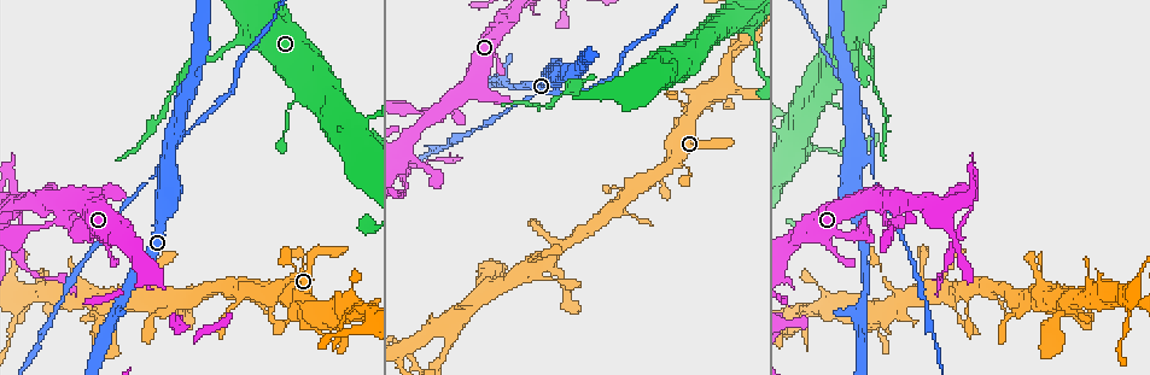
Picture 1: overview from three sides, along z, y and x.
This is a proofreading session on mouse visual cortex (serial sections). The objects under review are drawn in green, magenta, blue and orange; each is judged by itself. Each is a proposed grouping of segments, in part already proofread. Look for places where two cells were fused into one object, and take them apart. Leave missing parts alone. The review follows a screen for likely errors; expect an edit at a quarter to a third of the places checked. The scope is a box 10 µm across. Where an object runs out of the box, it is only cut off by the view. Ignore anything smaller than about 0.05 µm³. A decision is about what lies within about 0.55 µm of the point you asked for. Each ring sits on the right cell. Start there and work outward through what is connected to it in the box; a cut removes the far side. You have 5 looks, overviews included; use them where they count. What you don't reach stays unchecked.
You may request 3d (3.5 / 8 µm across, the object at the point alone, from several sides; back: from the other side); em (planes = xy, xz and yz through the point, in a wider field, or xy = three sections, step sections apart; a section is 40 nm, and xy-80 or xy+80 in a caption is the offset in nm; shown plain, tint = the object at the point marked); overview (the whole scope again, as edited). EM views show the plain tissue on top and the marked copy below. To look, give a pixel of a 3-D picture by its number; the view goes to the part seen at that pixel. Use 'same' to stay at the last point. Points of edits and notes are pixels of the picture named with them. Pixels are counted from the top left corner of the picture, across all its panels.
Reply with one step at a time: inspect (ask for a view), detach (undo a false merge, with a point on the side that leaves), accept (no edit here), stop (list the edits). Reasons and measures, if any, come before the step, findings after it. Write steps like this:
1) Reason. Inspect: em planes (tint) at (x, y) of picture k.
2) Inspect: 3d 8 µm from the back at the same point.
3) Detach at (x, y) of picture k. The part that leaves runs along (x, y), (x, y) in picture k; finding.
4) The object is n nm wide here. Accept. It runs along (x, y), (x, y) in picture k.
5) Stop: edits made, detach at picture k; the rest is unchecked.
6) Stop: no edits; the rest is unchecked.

Inspect: 3d 3.5 µm at (728, 75) of picture 1.

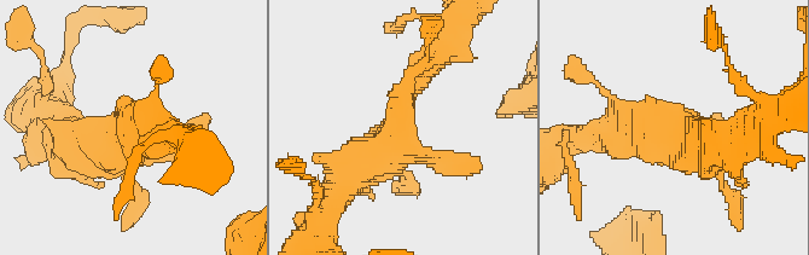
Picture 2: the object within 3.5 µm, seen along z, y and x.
Inspect: em xy step 5 (tint) at (400, 121) of picture 2.

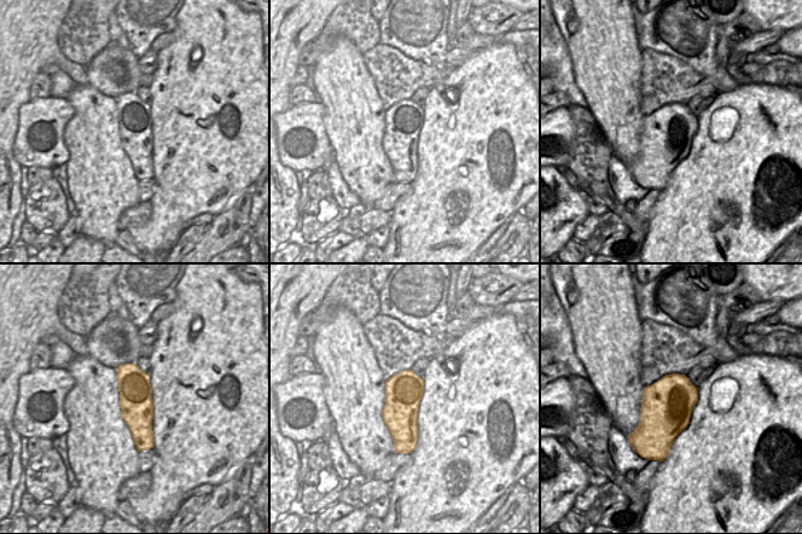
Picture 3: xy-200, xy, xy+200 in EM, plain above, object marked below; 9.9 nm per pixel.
Accept. It runs along (333, 193), (396, 138), (419, 76) in picture 2; one cell here.

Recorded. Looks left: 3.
Sudden change in width. Inspect: 3d 3.5 µm at (408, 355) of picture 1.

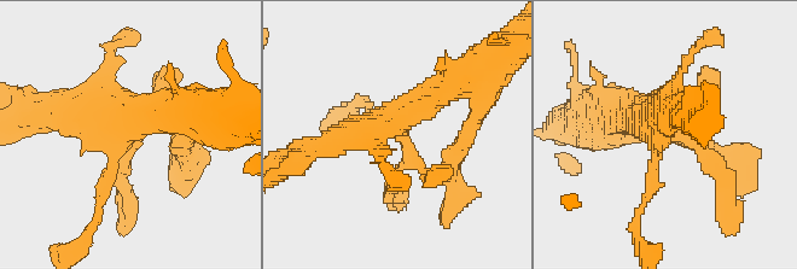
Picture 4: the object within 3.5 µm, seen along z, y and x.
Inspect: em planes (tint) at (127, 130) of picture 4.

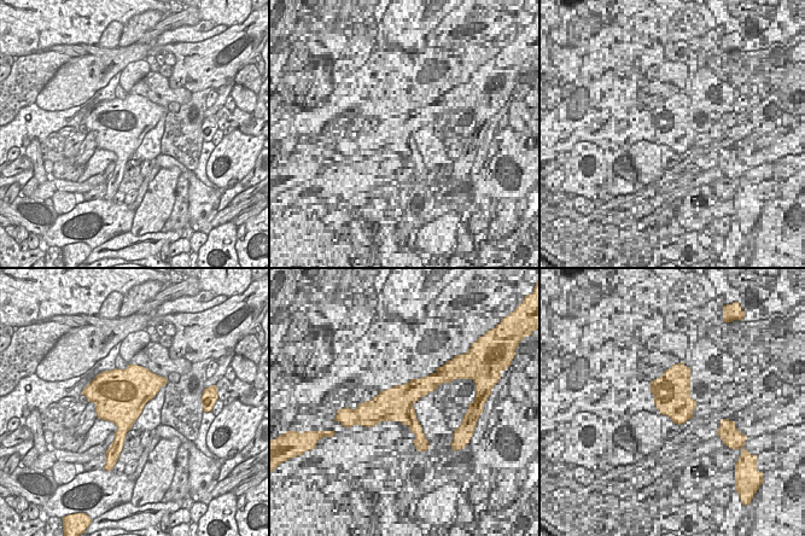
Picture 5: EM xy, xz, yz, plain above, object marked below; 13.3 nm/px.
The object is 700 nm wide here. Accept. It runs along (448, 85), (393, 120), (430, 177) in picture 4; all the same cell.

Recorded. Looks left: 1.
Stop: no edits; the rest is unchecked.

